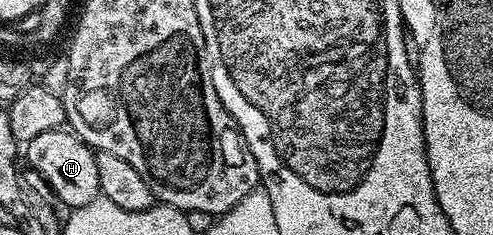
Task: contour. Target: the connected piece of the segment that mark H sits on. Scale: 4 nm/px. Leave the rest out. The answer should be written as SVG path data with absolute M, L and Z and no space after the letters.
M60 127L47 134L39 134L39 138L31 138L31 142L24 145L23 156L29 159L28 167L39 172L49 184L54 197L62 205L66 204L66 209L82 208L98 199L101 187L97 155L94 149L77 137L76 132Z

